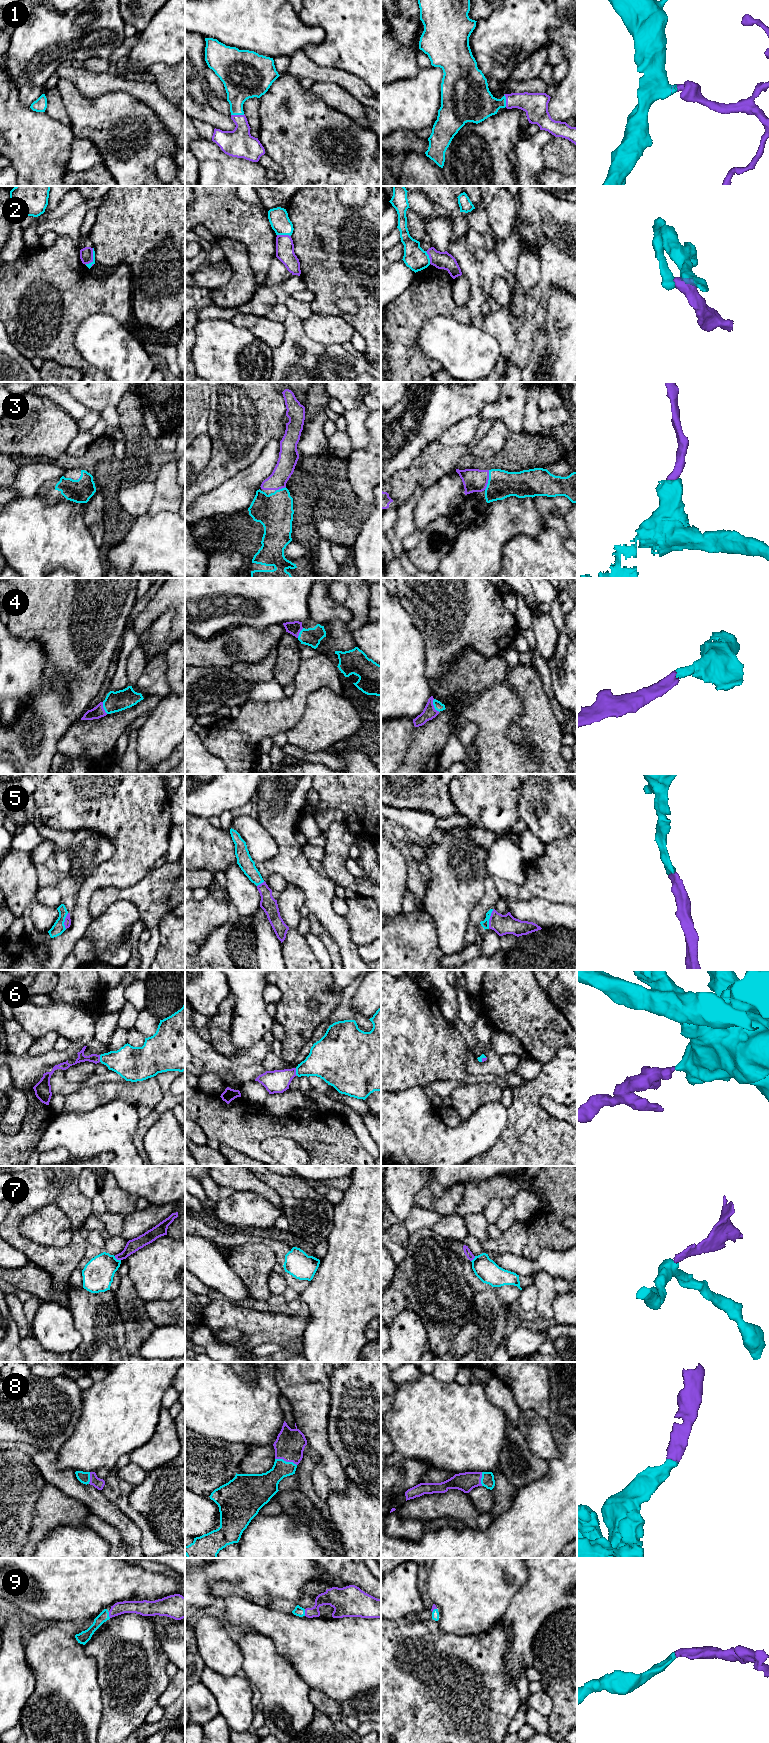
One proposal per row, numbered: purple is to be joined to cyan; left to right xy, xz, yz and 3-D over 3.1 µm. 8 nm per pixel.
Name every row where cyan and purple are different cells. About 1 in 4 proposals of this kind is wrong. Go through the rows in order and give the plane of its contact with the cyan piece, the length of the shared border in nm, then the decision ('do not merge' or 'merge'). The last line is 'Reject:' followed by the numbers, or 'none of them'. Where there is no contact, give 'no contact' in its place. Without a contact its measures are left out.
1: contact in xz; length 110 nm; merge
2: contact in xz; length 110 nm; do not merge
3: contact in yz; length 170 nm; merge
4: contact in yz; length 120 nm; merge
5: contact in yz; length 160 nm; merge
6: contact in xz; length 70 nm; merge
7: contact in xy; length 70 nm; do not merge
8: contact in xz; length 190 nm; merge
9: contact in xz; length 60 nm; merge
Reject: 2, 7

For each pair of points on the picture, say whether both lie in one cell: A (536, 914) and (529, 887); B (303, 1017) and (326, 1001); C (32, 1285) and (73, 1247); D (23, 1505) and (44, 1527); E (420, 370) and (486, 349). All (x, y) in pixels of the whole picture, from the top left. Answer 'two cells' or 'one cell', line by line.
A: two cells
B: one cell
C: two cells
D: two cells
E: two cells

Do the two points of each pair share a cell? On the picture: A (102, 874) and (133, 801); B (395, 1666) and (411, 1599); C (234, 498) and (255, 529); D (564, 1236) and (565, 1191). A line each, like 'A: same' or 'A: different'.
A: same
B: different
C: different
D: same

